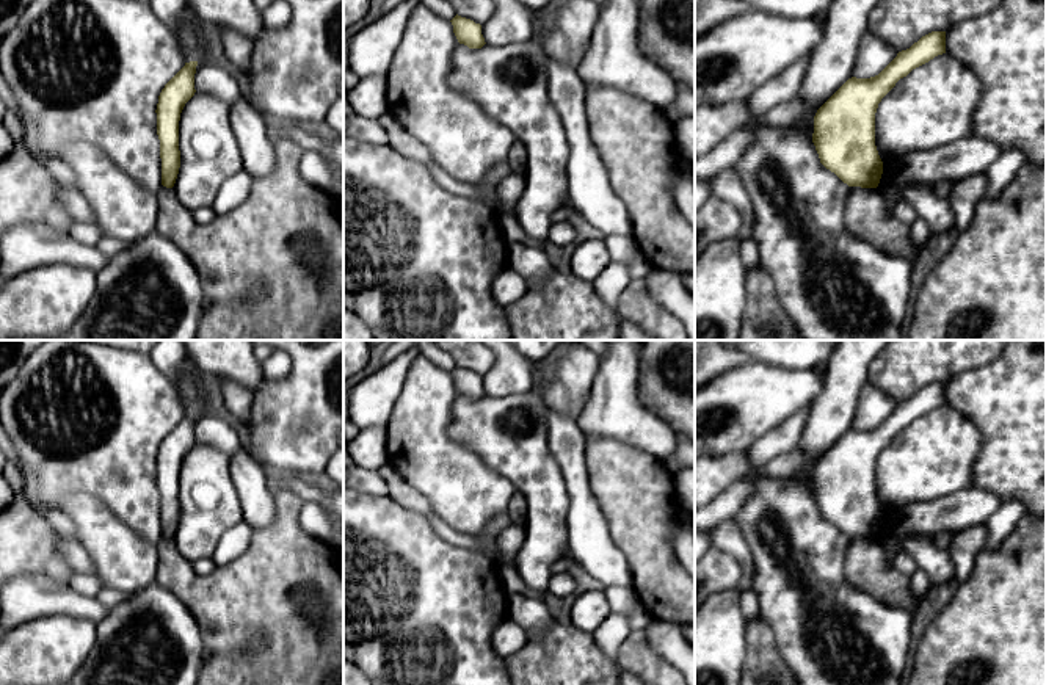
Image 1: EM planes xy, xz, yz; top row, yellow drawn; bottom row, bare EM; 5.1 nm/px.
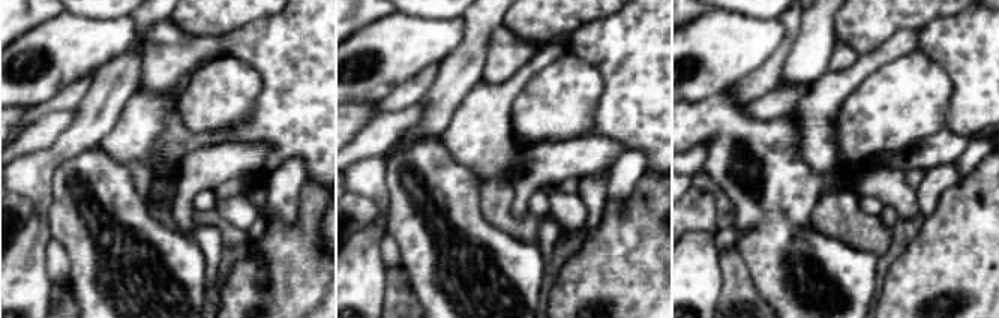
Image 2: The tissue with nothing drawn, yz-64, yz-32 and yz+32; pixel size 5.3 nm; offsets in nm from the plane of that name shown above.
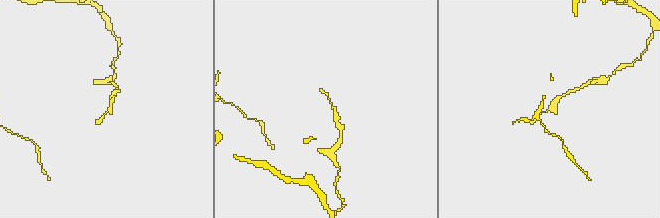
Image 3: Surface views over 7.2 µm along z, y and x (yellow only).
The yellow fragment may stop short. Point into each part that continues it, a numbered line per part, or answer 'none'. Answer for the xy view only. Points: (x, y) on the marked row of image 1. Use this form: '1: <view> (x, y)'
none

